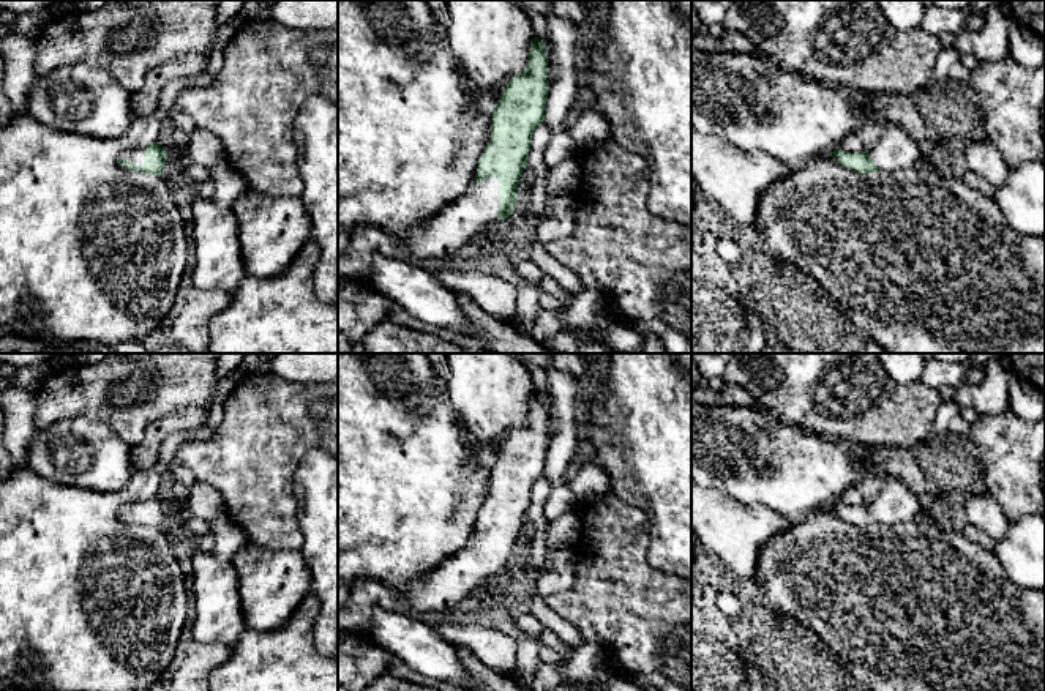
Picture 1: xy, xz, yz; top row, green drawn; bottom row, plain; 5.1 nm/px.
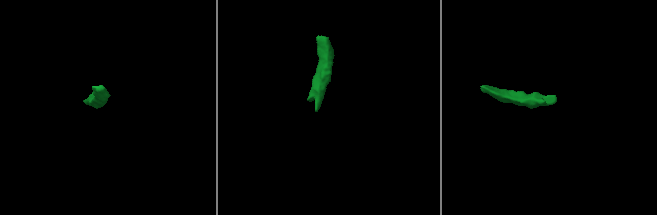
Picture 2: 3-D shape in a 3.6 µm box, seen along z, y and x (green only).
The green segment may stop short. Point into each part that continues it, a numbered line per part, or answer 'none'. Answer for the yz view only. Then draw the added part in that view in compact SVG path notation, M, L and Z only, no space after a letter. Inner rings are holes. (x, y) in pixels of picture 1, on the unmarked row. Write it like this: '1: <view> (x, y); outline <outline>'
1: yz (895, 505); outline M893 476L886 478L879 495L868 505L879 525L903 525L914 521L920 510L920 495Z

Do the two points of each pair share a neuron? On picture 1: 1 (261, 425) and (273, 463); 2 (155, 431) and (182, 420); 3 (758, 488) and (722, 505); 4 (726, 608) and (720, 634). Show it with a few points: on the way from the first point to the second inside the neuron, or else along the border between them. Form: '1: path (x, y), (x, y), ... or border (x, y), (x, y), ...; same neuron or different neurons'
1: path (262, 434), (264, 453); same neuron
2: path (161, 428), (176, 422); same neuron
3: border (707, 486), (771, 508); different neurons
4: border (719, 593), (719, 609), (730, 620); different neurons

